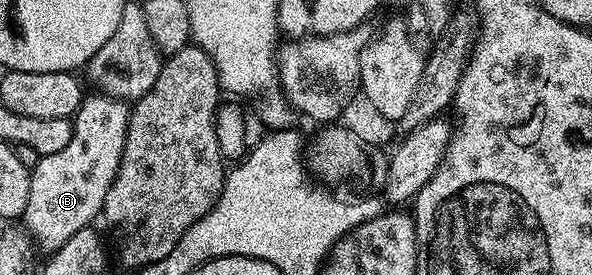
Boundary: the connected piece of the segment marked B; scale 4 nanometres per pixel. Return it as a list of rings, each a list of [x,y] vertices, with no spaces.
[[[100,92],[94,95],[94,98],[86,97],[72,117],[71,141],[60,152],[38,157],[35,168],[29,171],[29,195],[23,215],[23,226],[38,251],[52,252],[63,248],[63,244],[67,244],[67,240],[71,240],[75,232],[90,229],[94,225],[93,221],[96,218],[98,221],[99,215],[104,211],[107,192],[111,192],[111,184],[119,172],[127,140],[130,107],[120,98],[110,98],[109,95]]]

